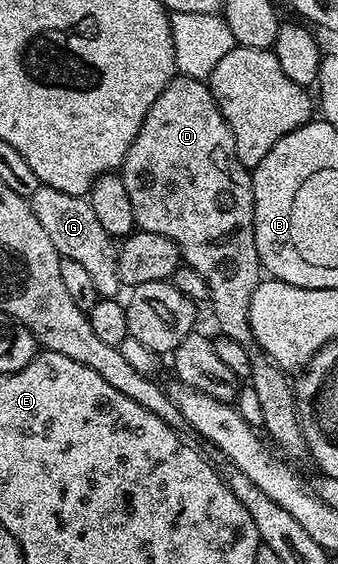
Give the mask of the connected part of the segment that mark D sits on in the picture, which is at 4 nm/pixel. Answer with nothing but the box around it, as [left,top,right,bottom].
[122,75,309,461]

